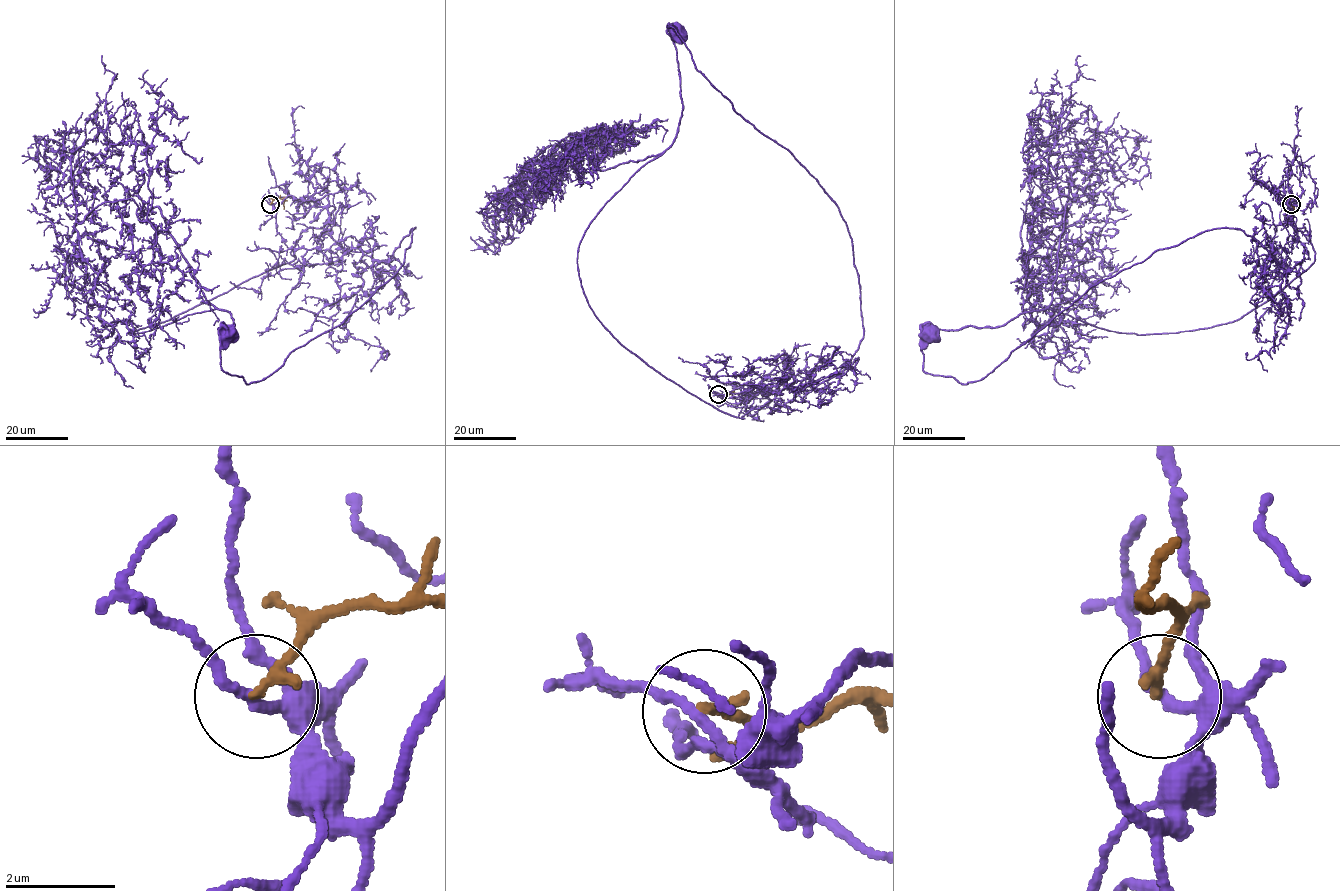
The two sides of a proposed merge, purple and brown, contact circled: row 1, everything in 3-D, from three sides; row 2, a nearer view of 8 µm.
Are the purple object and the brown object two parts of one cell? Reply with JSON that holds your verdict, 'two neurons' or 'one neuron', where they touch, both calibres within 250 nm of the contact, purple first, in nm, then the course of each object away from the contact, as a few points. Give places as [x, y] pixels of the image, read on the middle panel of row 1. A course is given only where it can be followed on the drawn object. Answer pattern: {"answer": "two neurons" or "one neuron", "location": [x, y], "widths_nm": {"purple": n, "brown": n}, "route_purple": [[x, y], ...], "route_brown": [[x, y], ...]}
{"answer": "two neurons", "location": [718, 394], "widths_nm": {"purple": 180, "brown": 200}, "route_purple": [[718, 394], [778, 392], [741, 418], [664, 377], [594, 314], [577, 263], [590, 221], [675, 138], [678, 34]], "route_brown": [[719, 394], [732, 392], [732, 398]]}

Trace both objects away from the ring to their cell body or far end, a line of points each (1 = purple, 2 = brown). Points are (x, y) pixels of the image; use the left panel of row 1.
1: (269, 204), (311, 200), (329, 224), (301, 233), (293, 260), (129, 334), (215, 309), (233, 319), (229, 334)
2: (270, 204), (274, 199), (282, 198), (283, 209)

